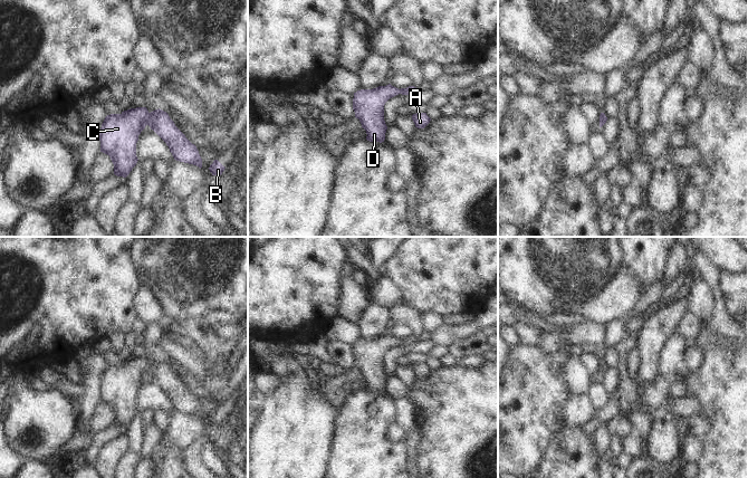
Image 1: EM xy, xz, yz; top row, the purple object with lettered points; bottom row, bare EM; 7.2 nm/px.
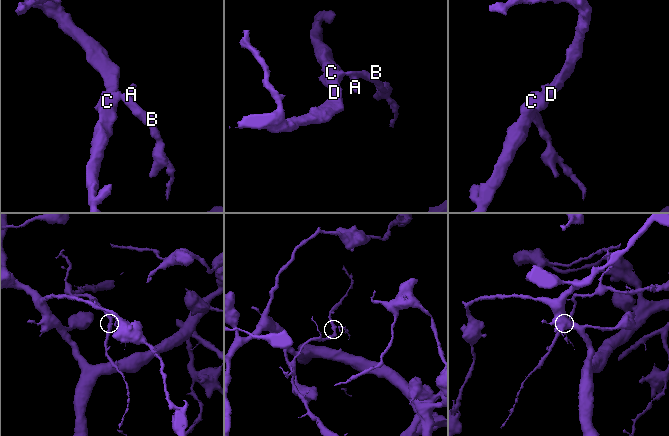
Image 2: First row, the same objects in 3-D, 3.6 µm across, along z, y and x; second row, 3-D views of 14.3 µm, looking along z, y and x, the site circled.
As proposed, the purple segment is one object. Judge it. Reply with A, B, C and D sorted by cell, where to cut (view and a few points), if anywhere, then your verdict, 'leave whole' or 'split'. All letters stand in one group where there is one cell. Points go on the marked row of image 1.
A B C D; no cut; leave whole

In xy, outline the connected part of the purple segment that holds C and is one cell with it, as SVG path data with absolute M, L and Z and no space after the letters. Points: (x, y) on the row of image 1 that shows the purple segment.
M136 107L121 114L107 115L99 132L100 152L107 154L114 164L114 174L126 178L136 165L136 143L138 135L148 125L169 146L174 160L202 168L202 159L194 144L175 126L169 114L162 109L148 112L146 107Z

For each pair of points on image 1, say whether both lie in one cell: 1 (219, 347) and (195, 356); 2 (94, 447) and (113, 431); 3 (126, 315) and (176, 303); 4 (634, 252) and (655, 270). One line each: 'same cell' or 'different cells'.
1: different cells
2: same cell
3: different cells
4: same cell

